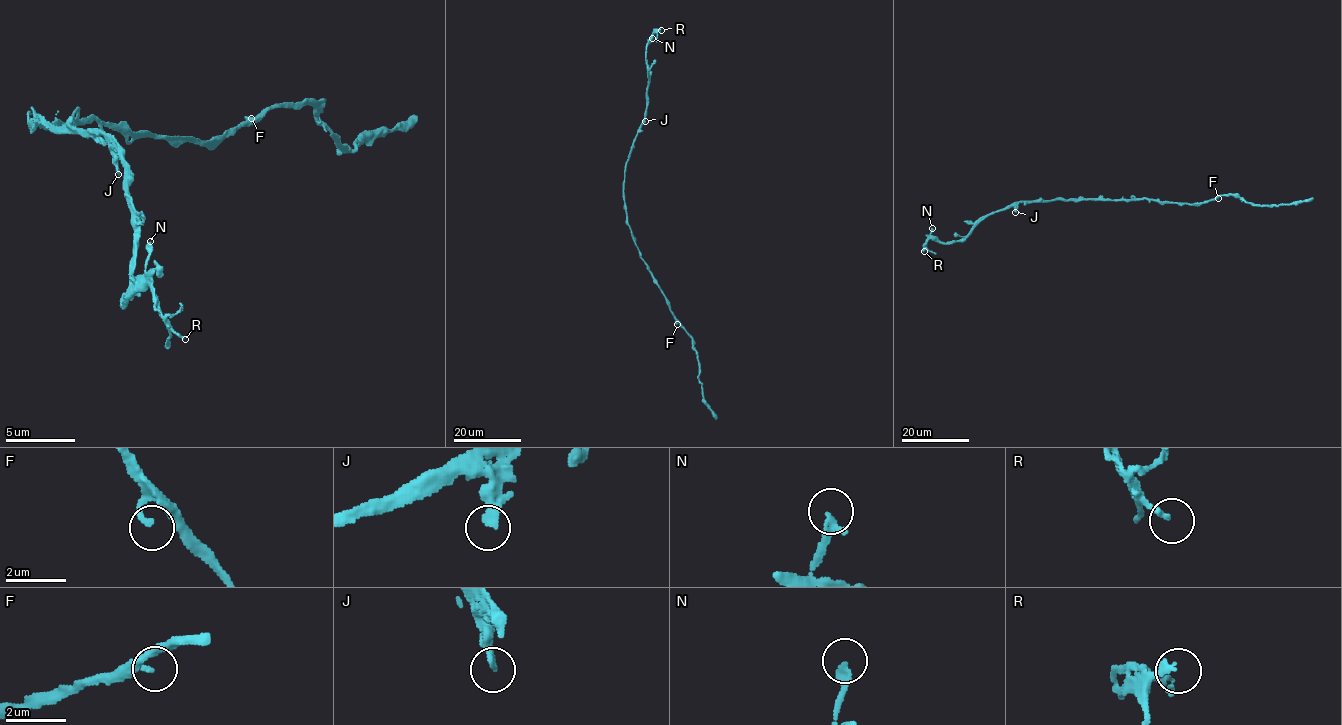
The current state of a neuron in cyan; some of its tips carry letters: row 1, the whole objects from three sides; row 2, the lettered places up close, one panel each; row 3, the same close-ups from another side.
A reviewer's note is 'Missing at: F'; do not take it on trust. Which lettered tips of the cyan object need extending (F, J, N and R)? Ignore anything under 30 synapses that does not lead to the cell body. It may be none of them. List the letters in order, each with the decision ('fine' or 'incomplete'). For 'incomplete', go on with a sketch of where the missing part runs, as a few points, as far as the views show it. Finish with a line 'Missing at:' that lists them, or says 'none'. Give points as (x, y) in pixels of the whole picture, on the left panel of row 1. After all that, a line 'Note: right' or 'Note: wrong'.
F: fine
J: fine
N: fine
R: fine
Missing at: none
Note: wrong

